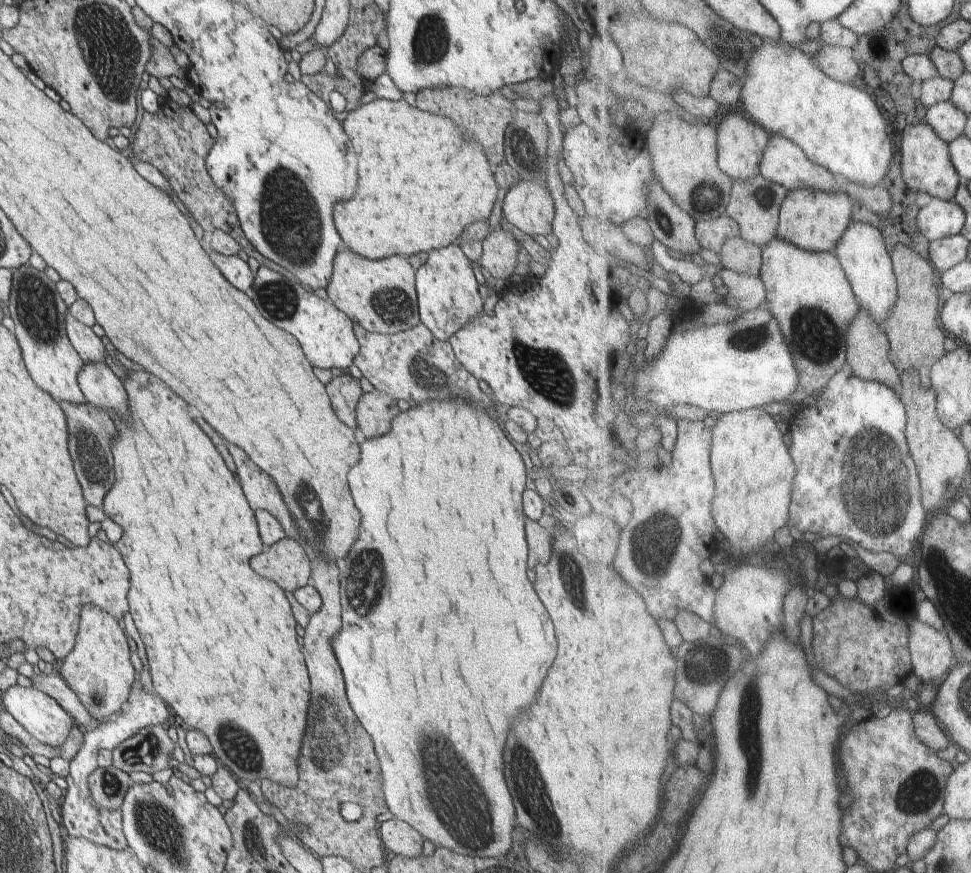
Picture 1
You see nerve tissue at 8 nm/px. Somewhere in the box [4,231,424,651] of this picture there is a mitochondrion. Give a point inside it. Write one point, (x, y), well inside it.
(37, 308)

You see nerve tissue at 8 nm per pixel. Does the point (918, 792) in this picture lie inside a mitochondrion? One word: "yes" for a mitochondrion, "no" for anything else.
yes

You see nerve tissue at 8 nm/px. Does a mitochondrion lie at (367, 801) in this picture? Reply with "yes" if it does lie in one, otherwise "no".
no

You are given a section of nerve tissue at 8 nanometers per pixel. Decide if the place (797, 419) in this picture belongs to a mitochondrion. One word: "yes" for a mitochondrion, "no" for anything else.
no

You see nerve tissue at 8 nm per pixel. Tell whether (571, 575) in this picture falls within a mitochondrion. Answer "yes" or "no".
yes

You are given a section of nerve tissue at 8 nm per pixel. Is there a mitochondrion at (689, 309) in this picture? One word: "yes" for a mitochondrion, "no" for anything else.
no

